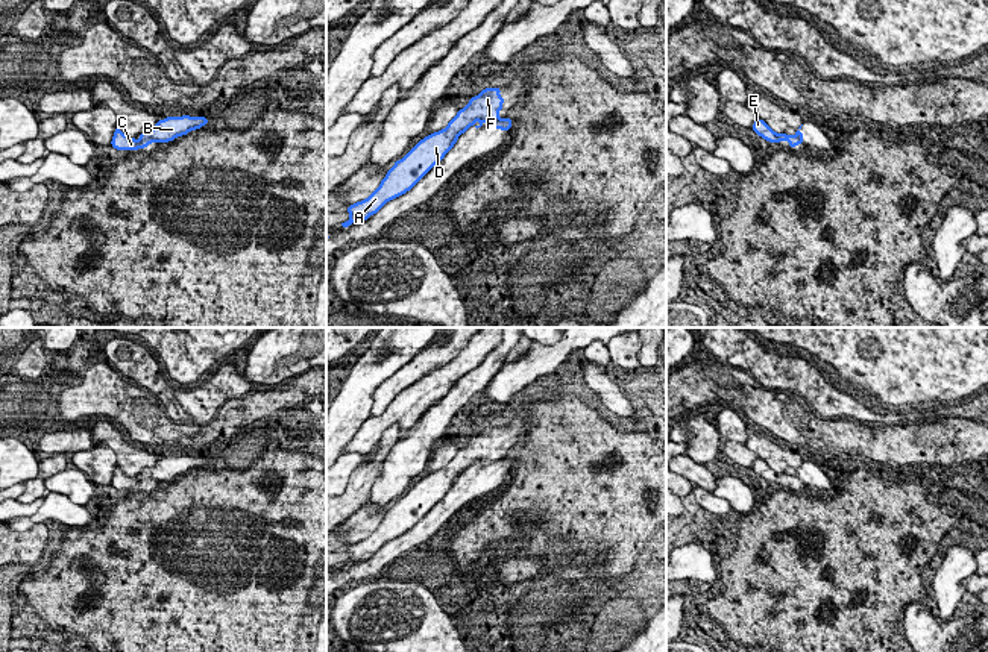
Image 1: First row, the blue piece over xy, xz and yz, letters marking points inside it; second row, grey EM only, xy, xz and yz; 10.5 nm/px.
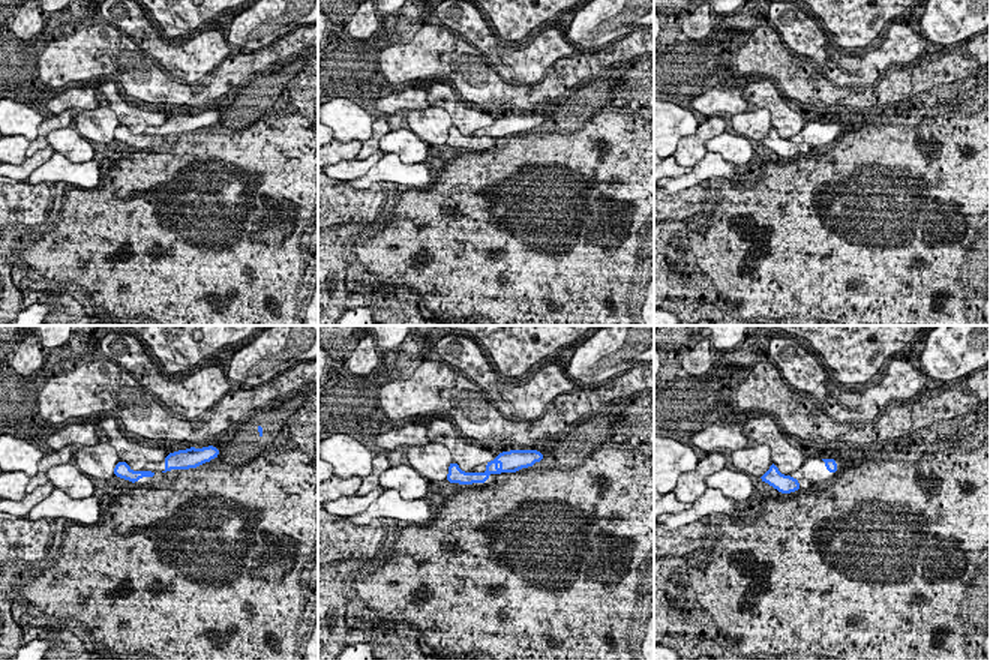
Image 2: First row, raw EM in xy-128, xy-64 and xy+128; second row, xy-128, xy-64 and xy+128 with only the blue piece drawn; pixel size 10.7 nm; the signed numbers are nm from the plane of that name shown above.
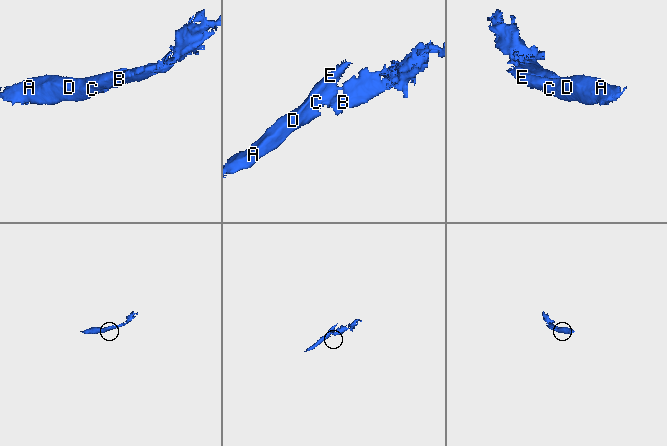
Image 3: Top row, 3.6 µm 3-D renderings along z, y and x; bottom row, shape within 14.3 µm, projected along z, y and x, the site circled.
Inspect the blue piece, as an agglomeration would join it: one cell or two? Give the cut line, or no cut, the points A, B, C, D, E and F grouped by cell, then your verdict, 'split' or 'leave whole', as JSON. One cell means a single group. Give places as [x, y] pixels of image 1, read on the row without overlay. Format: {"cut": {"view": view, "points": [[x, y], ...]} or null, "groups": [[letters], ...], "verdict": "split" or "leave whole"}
{"cut": {"view": "xy", "points": [[140, 478], [154, 478], [157, 481]]}, "groups": [["A", "C", "D", "E", "F"], ["B"]], "verdict": "split"}

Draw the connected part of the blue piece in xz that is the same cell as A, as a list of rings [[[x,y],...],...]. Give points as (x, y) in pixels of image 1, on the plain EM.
[[[486,428],[469,443],[458,449],[448,465],[434,472],[419,482],[387,511],[379,526],[364,540],[346,547],[351,553],[348,561],[340,563],[349,567],[352,563],[364,561],[376,553],[387,541],[410,531],[445,494],[454,487],[458,476],[477,459],[492,462],[499,458],[504,437],[501,428]]]

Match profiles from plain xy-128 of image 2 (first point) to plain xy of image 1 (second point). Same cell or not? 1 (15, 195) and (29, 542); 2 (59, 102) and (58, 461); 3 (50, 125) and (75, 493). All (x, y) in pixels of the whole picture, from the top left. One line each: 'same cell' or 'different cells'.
1: same cell
2: different cells
3: different cells

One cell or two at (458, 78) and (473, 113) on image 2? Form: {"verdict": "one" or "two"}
{"verdict": "two"}

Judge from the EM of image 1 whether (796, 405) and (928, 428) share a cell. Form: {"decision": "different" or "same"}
{"decision": "same"}

